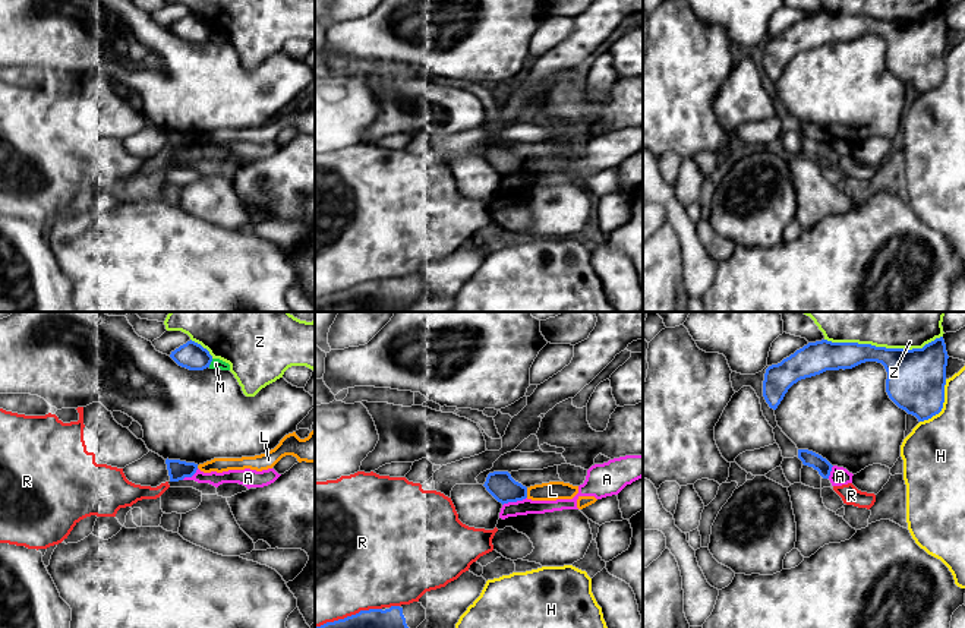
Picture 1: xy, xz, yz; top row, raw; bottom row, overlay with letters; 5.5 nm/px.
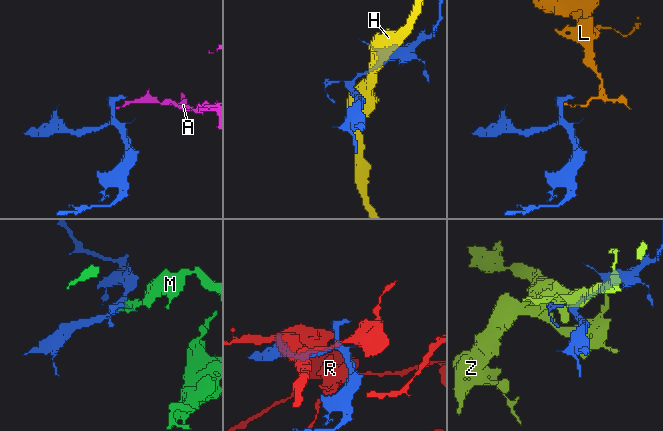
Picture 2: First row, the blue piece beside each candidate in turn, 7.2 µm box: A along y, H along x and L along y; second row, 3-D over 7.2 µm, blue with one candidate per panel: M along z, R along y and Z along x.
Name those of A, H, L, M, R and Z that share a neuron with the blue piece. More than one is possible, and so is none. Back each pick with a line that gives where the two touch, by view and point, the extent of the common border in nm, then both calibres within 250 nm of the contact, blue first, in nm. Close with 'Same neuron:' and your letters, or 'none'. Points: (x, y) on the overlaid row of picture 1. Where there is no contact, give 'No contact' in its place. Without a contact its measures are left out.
Same neuron: none

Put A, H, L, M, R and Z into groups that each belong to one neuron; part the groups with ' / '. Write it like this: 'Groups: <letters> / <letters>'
Groups: A / H / L / M / R / Z

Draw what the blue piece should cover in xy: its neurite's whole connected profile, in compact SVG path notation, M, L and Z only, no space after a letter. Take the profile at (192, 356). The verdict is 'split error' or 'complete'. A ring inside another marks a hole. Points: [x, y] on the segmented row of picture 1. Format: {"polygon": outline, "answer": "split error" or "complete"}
{"polygon": "M192 340L171 351L170 357L189 370L204 370L212 362L209 351Z", "answer": "complete"}

